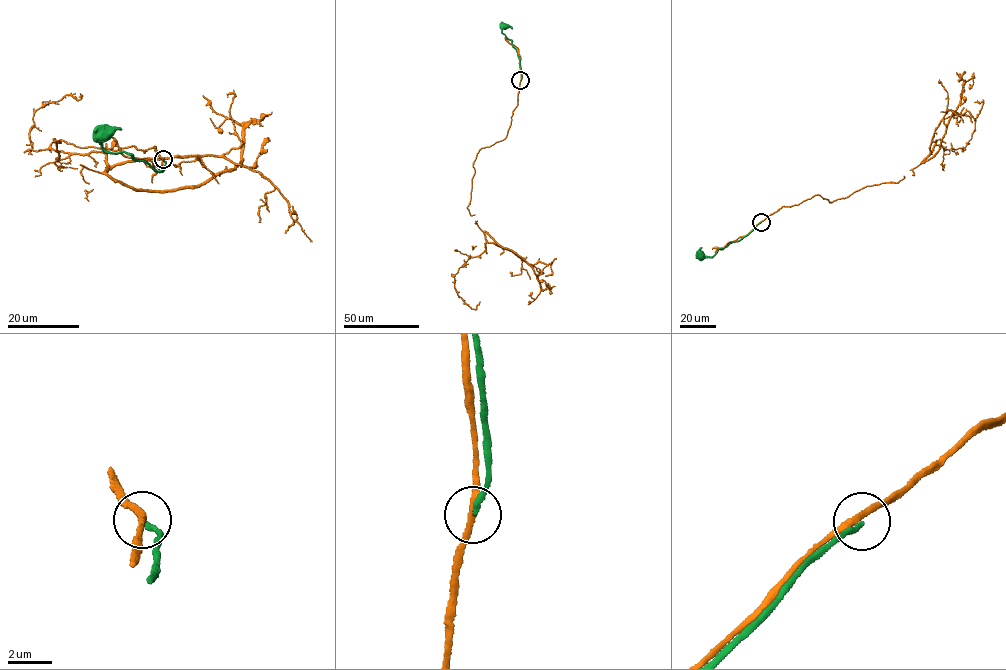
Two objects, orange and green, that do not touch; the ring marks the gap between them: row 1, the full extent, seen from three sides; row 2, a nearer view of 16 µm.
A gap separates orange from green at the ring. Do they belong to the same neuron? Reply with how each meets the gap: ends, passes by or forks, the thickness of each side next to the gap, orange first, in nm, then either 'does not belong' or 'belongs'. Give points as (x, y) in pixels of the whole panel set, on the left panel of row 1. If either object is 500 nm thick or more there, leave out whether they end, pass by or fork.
orange passes by; green ends there; 280 nm thick on the orange side, 220 nm on the other; does not belong

